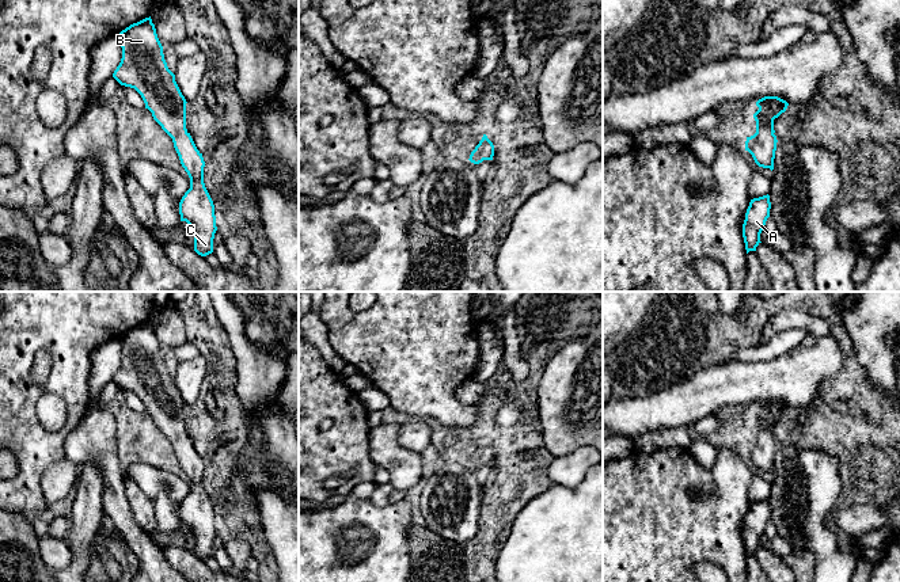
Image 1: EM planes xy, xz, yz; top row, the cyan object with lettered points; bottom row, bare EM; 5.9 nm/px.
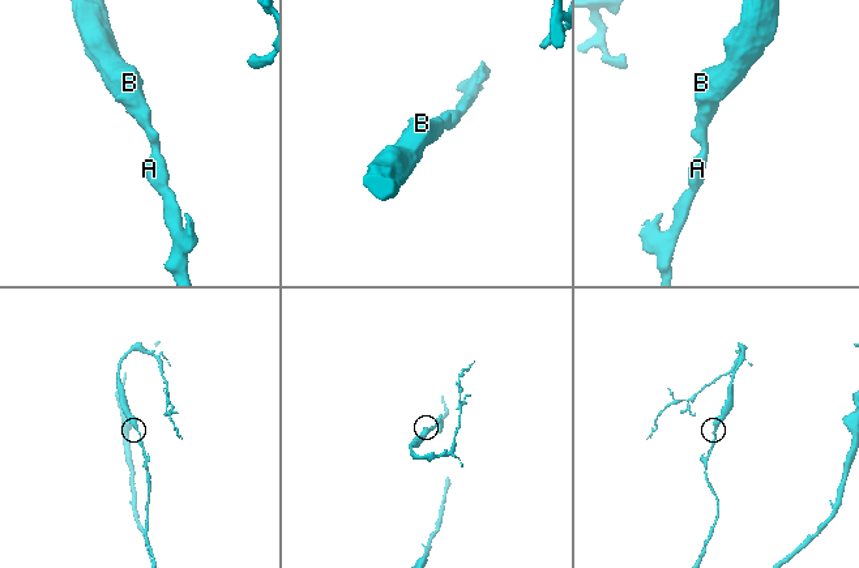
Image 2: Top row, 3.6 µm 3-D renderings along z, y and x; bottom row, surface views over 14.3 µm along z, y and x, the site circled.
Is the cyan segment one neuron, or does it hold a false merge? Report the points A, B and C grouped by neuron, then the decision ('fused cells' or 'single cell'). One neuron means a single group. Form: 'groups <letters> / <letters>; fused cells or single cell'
groups A B C; single cell

